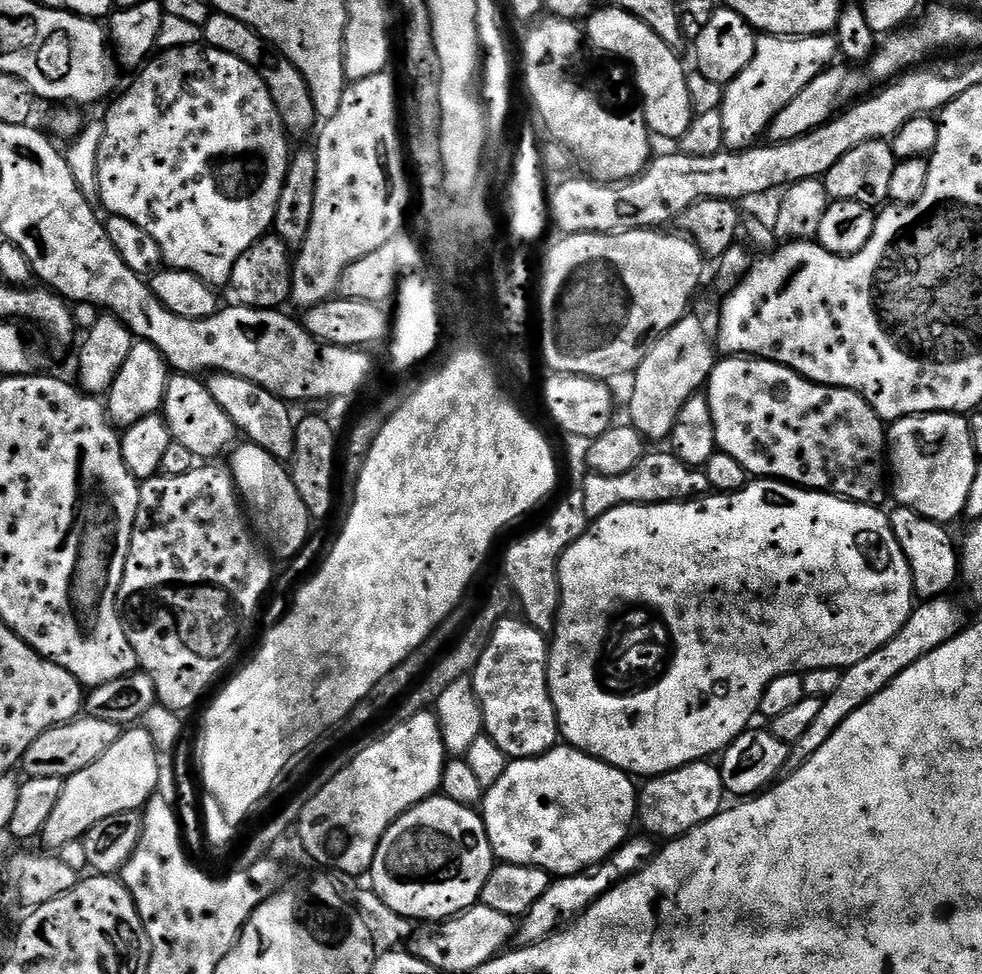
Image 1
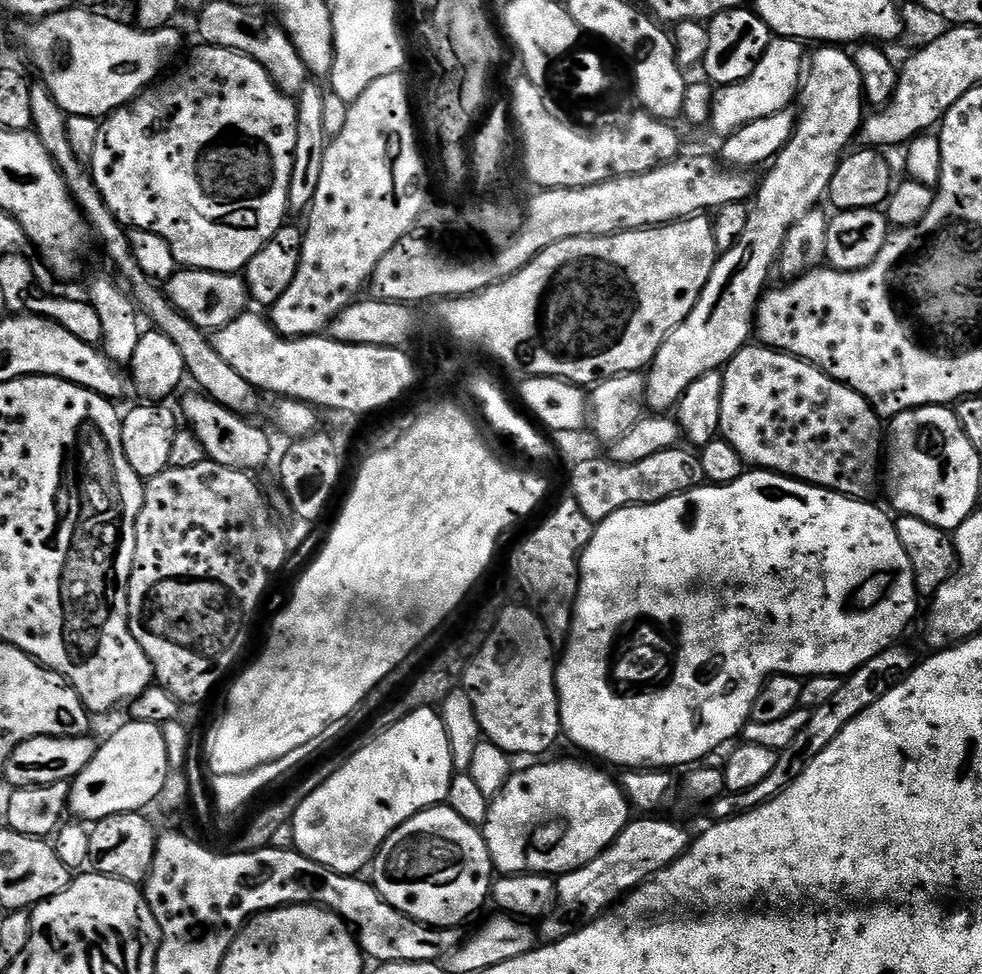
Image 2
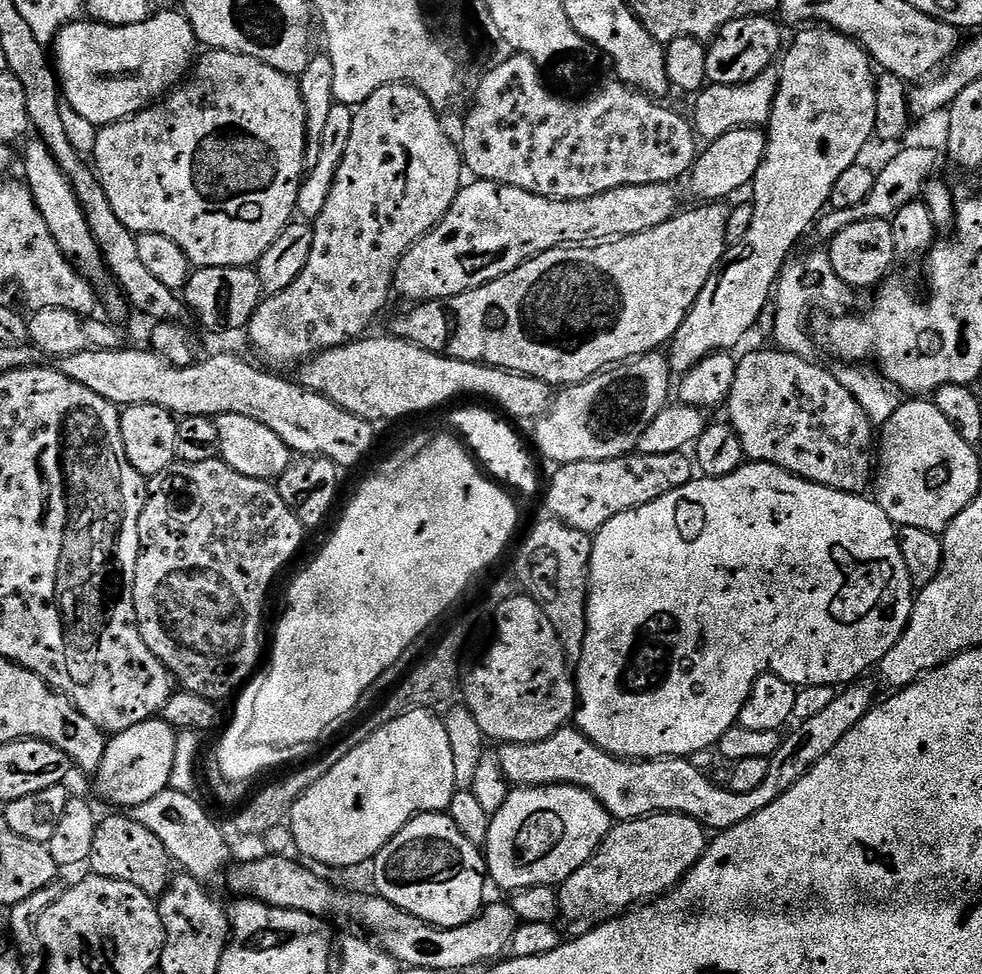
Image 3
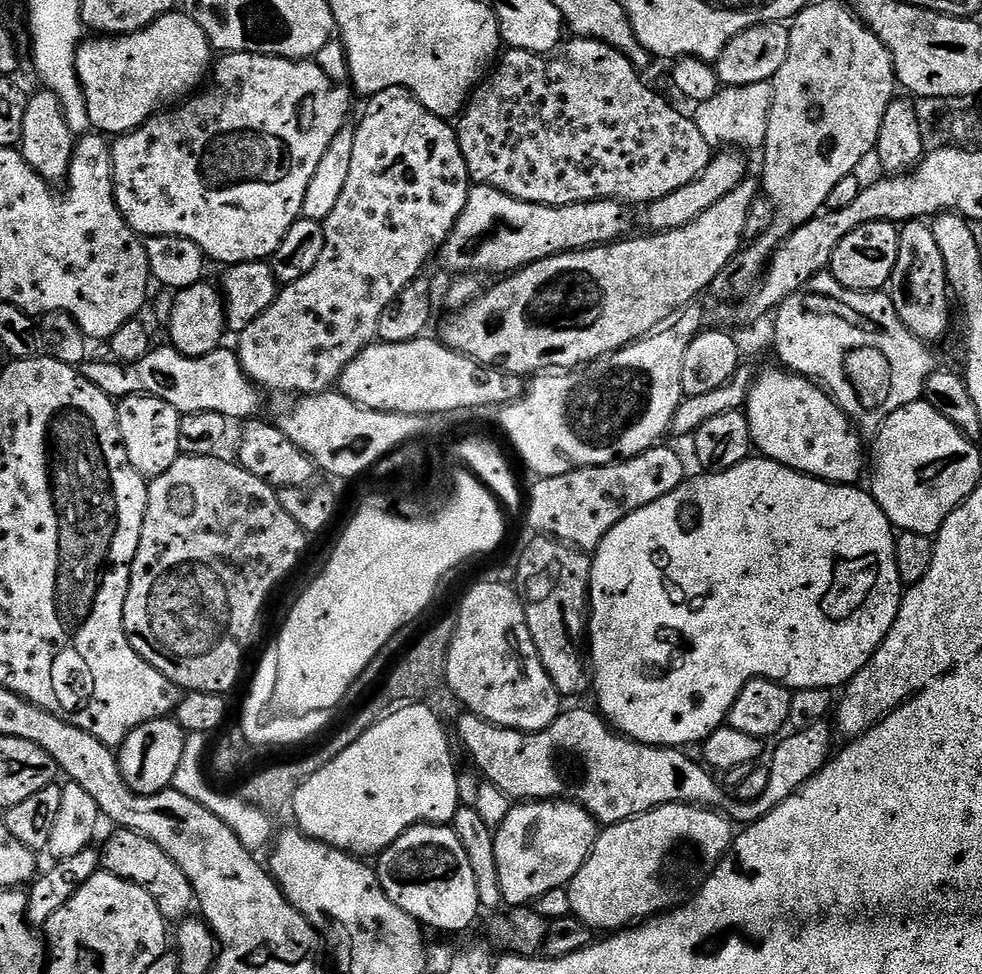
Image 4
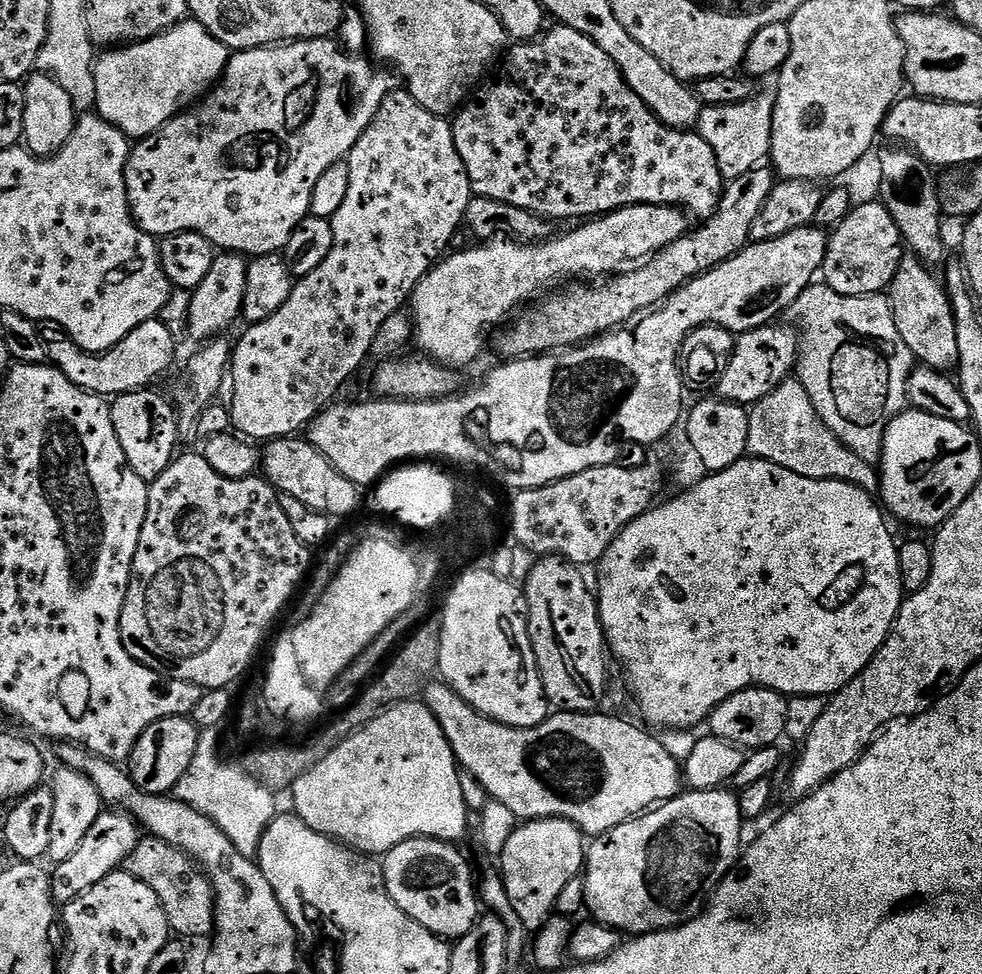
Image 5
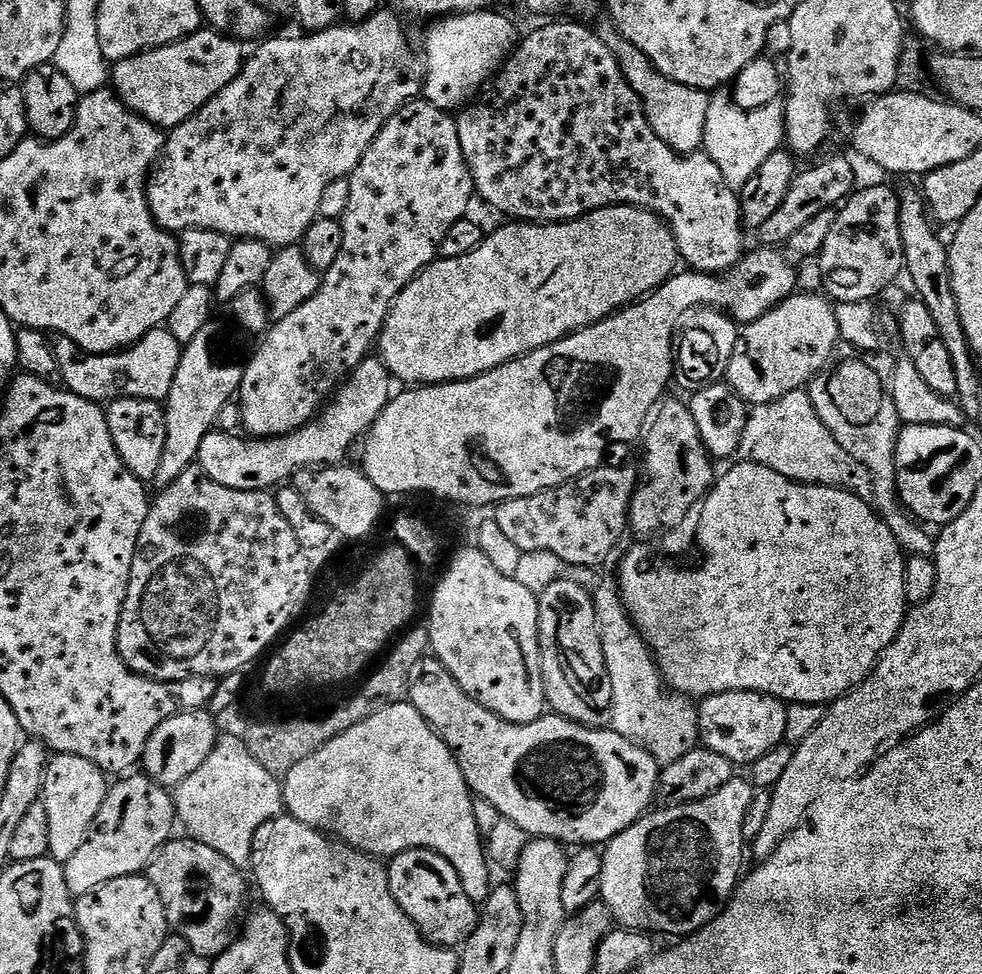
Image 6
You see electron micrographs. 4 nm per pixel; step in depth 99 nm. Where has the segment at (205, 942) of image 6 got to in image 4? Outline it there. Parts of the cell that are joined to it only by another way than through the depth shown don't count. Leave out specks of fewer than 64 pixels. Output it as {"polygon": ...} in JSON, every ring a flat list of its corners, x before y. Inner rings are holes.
{"polygon":[[129,828,113,831,113,836,105,842,104,848,99,849,100,866,103,871,114,874,126,882,134,882,154,898,158,910,164,919,169,922,179,922,189,915,194,908,194,893,186,874,150,838,146,838,141,832,131,832]]}

